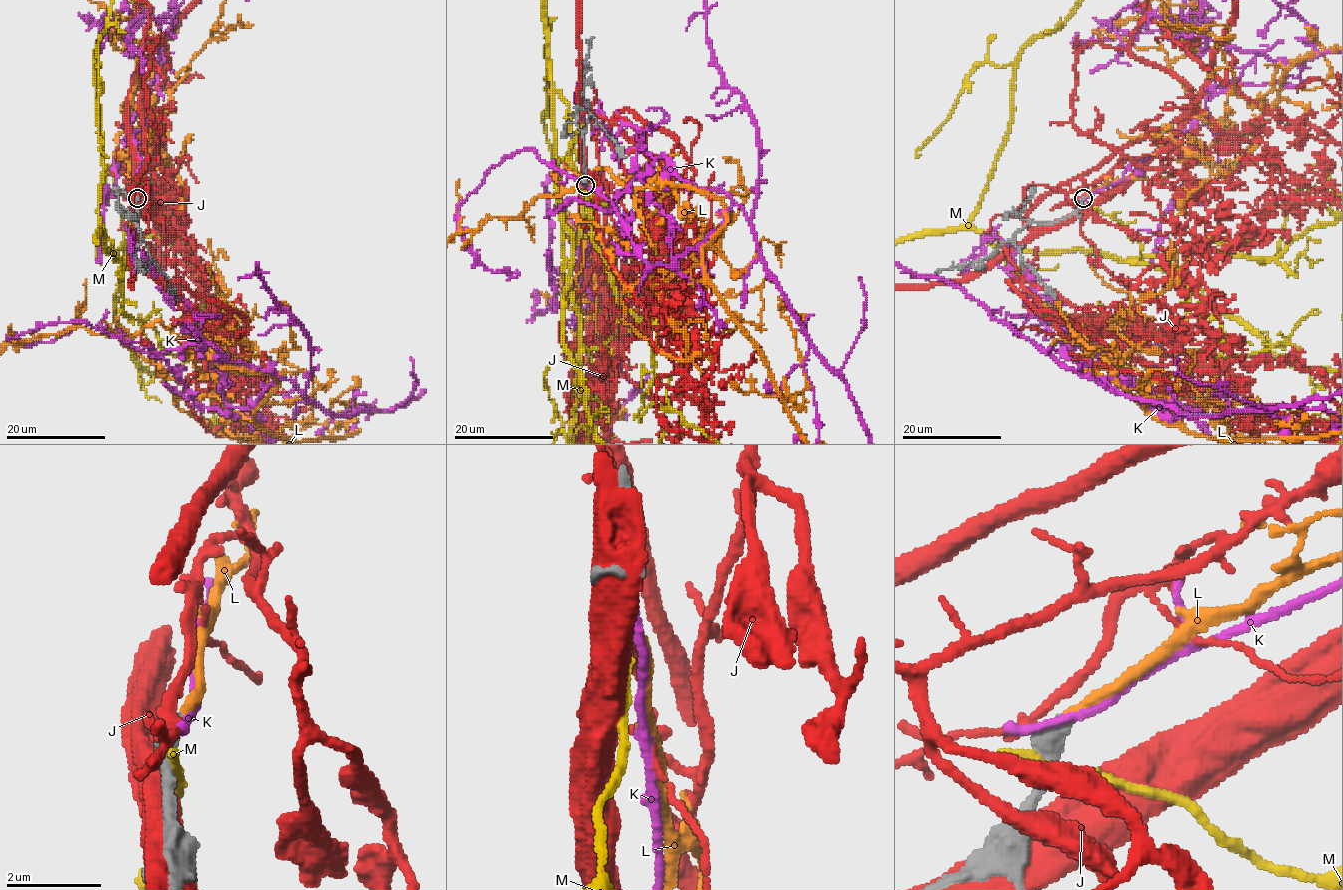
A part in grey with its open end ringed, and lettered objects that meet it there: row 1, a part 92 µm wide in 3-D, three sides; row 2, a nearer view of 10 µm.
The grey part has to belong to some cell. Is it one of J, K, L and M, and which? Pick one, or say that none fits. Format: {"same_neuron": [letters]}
{"same_neuron": ["L"]}

